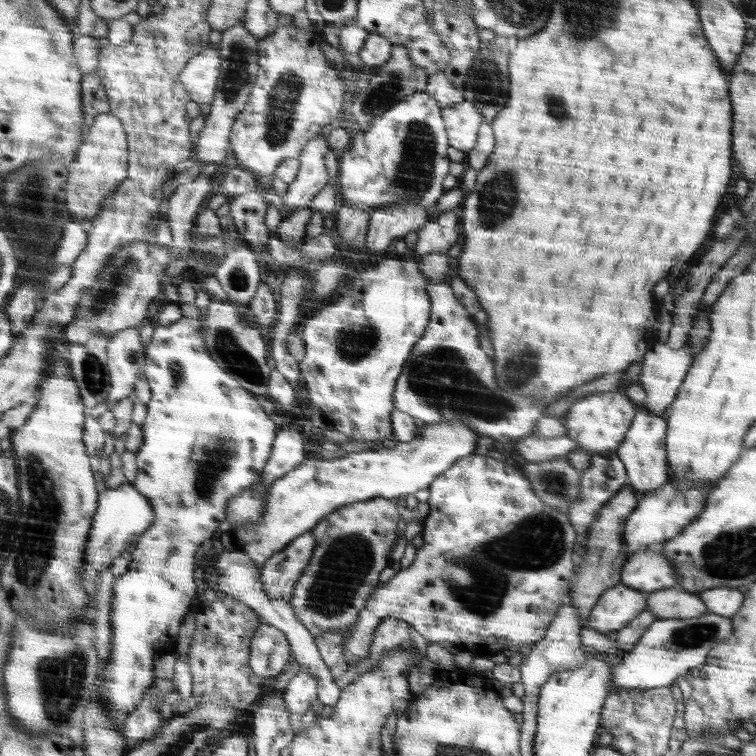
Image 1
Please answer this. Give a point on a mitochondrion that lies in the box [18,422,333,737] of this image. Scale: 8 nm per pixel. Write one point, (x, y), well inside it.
(61, 678)

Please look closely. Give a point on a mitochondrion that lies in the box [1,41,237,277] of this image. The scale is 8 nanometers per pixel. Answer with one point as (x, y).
(33, 190)

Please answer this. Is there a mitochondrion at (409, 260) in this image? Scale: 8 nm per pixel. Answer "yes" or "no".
no

